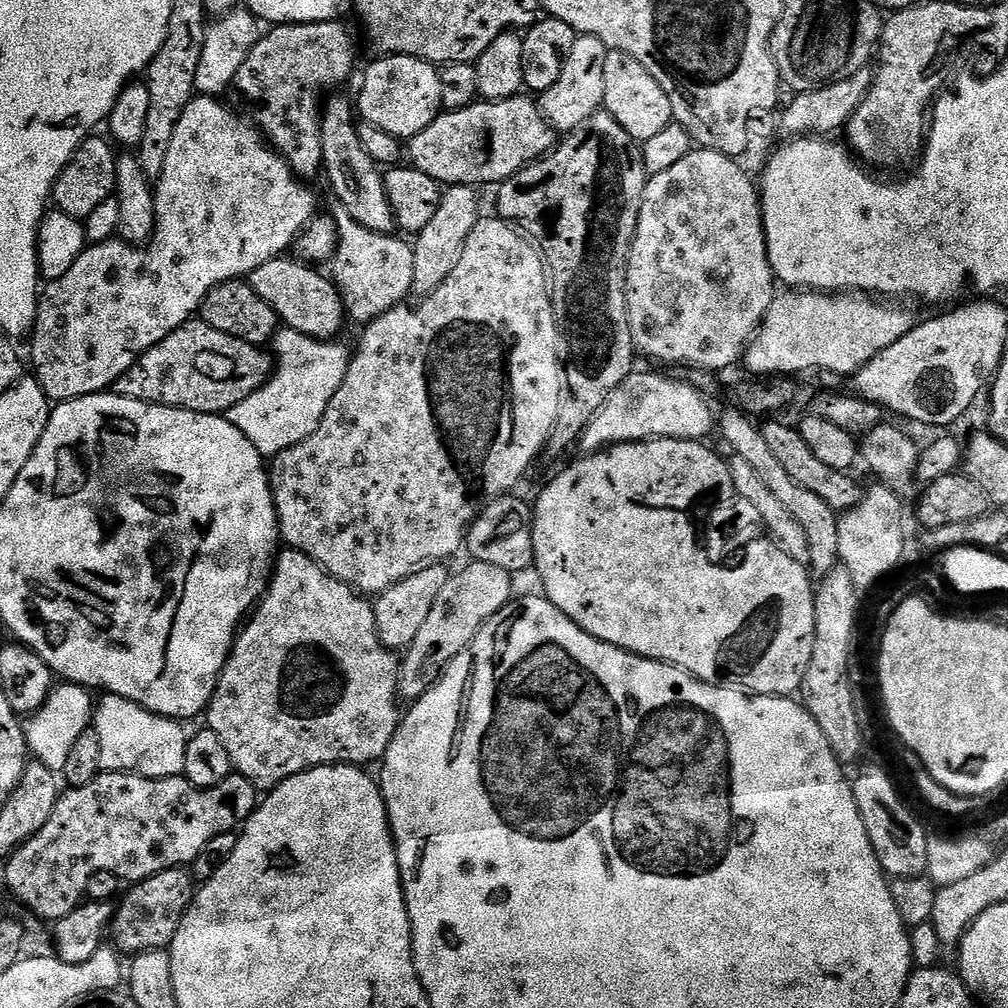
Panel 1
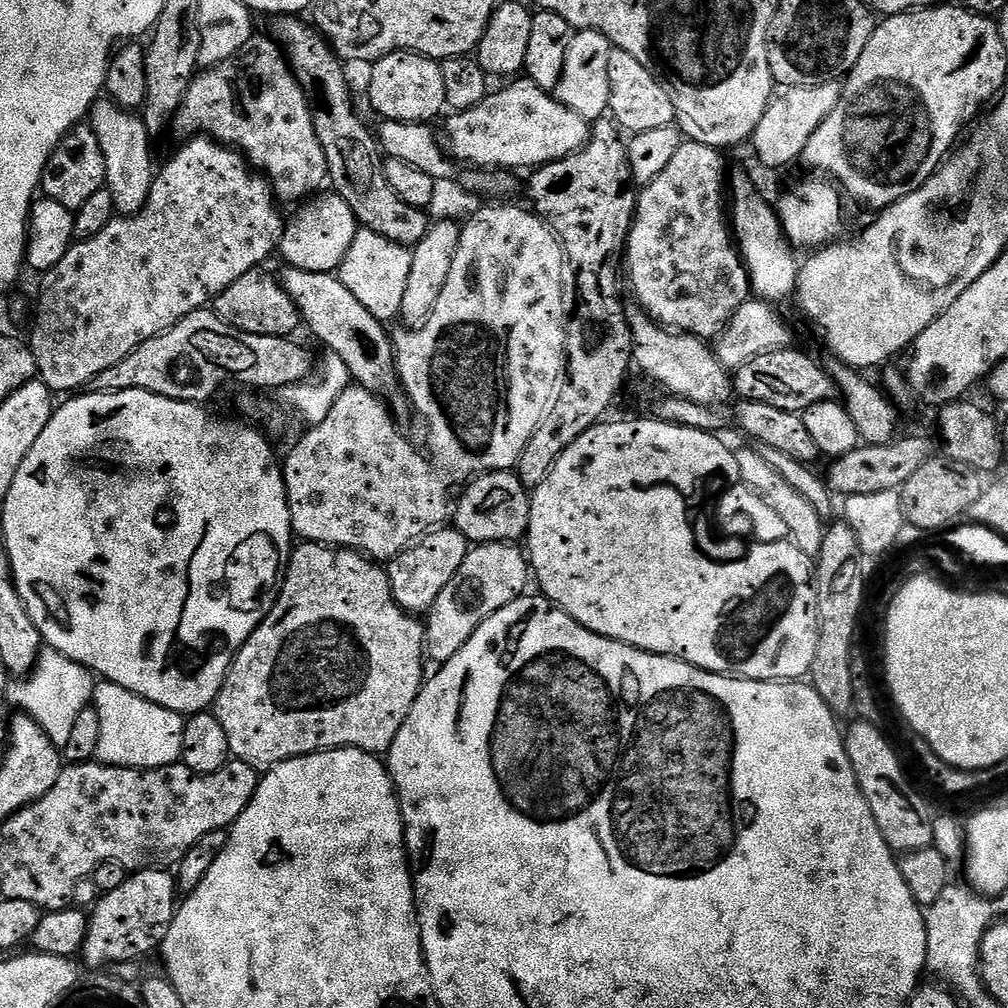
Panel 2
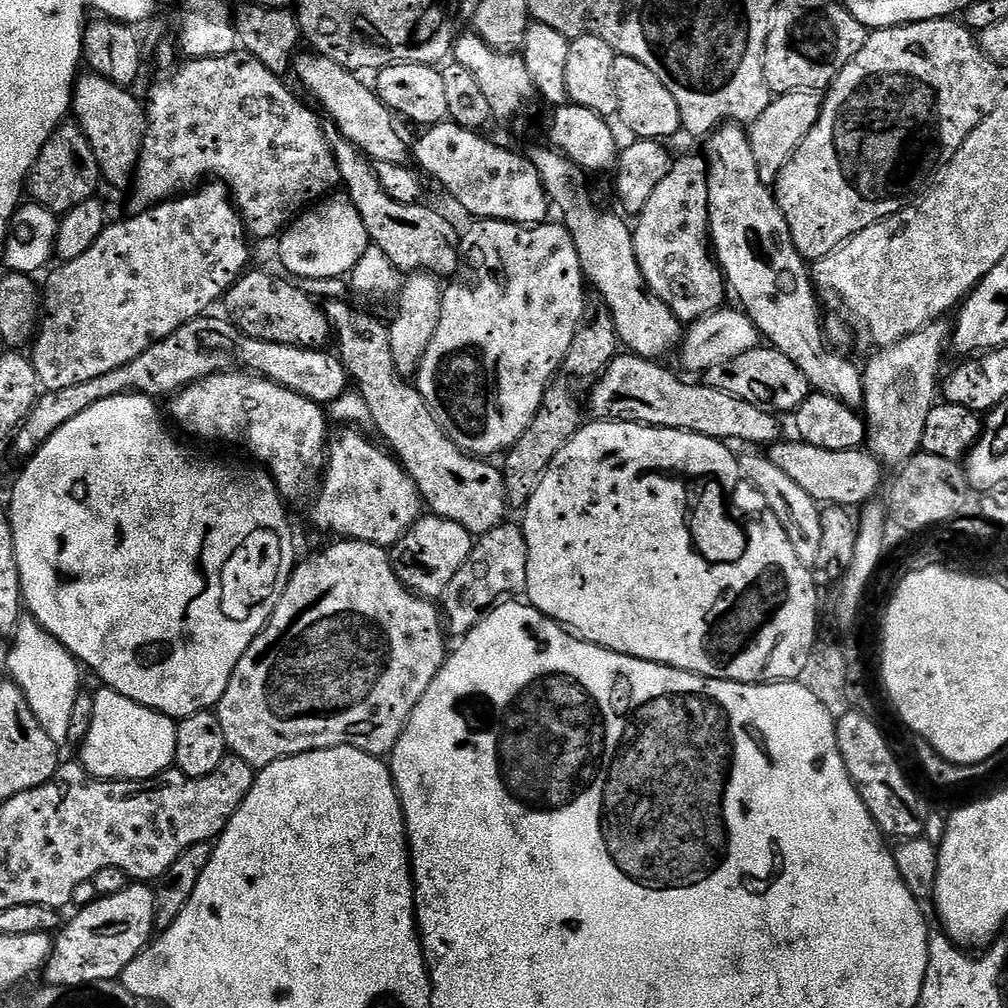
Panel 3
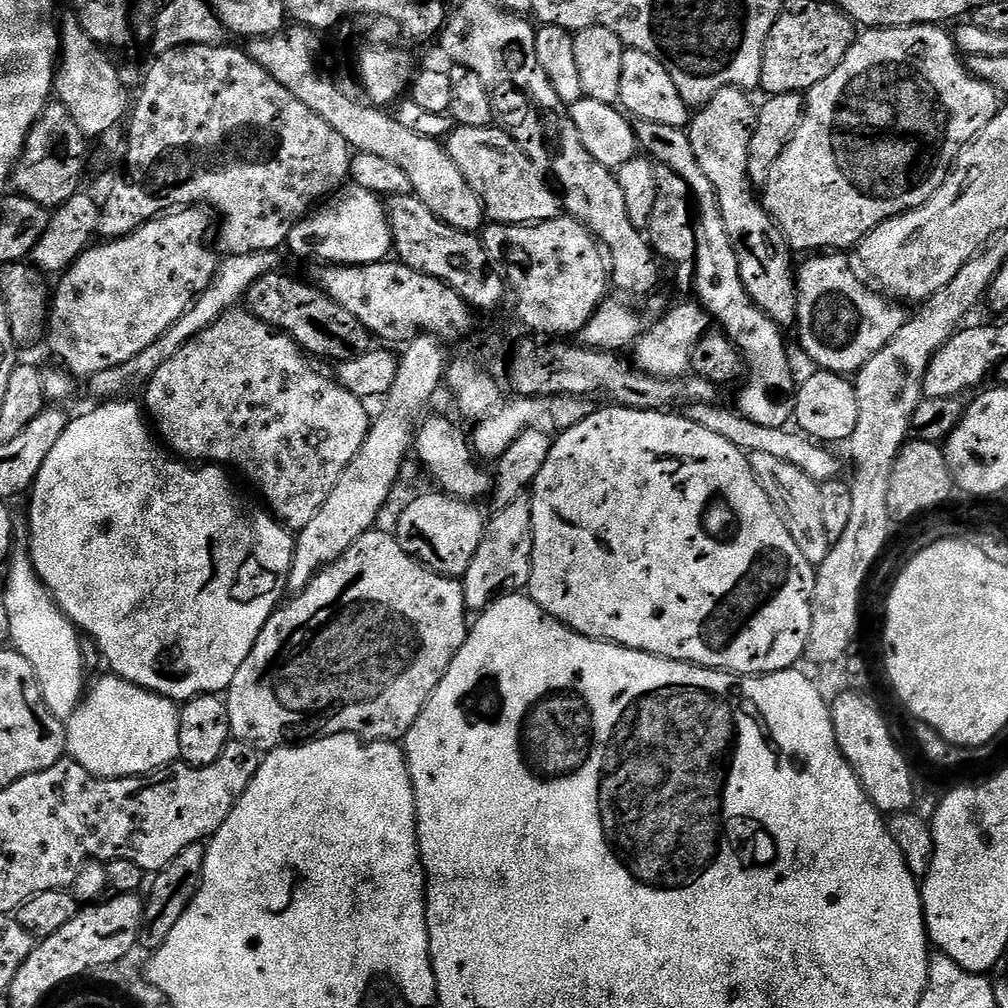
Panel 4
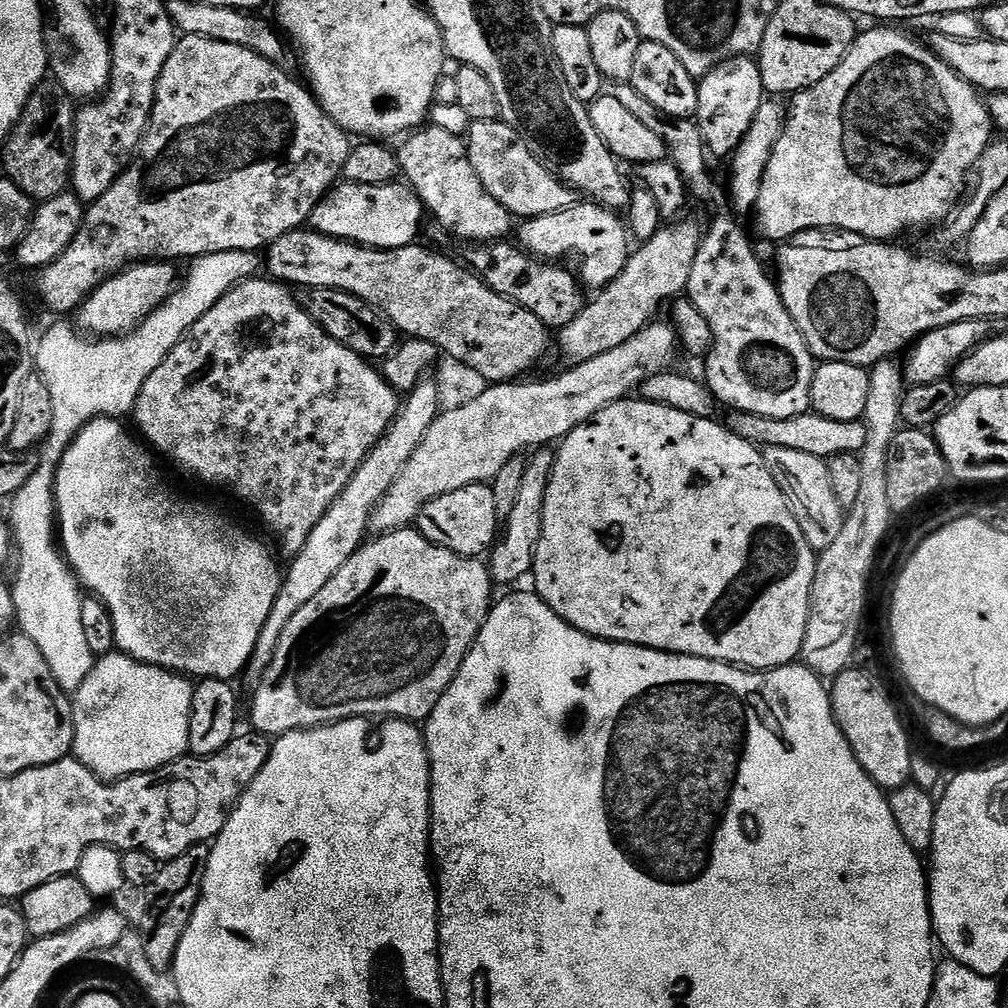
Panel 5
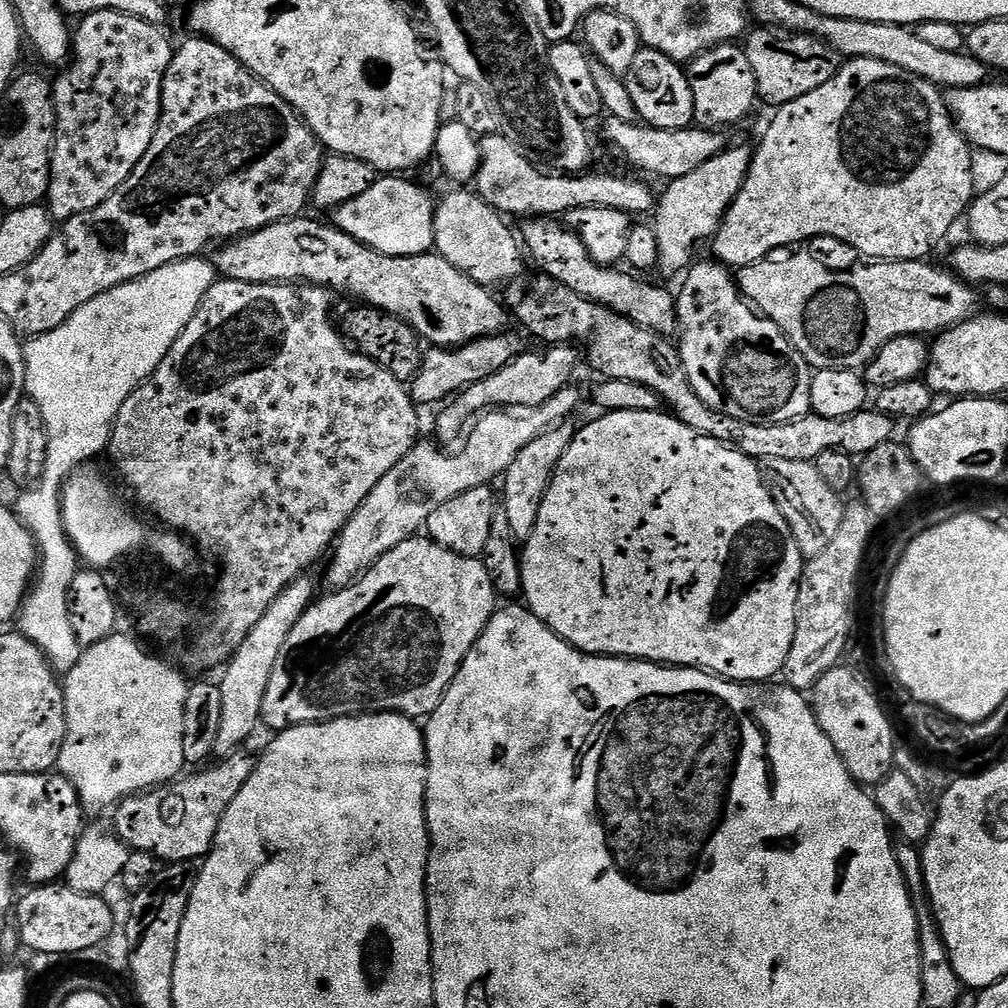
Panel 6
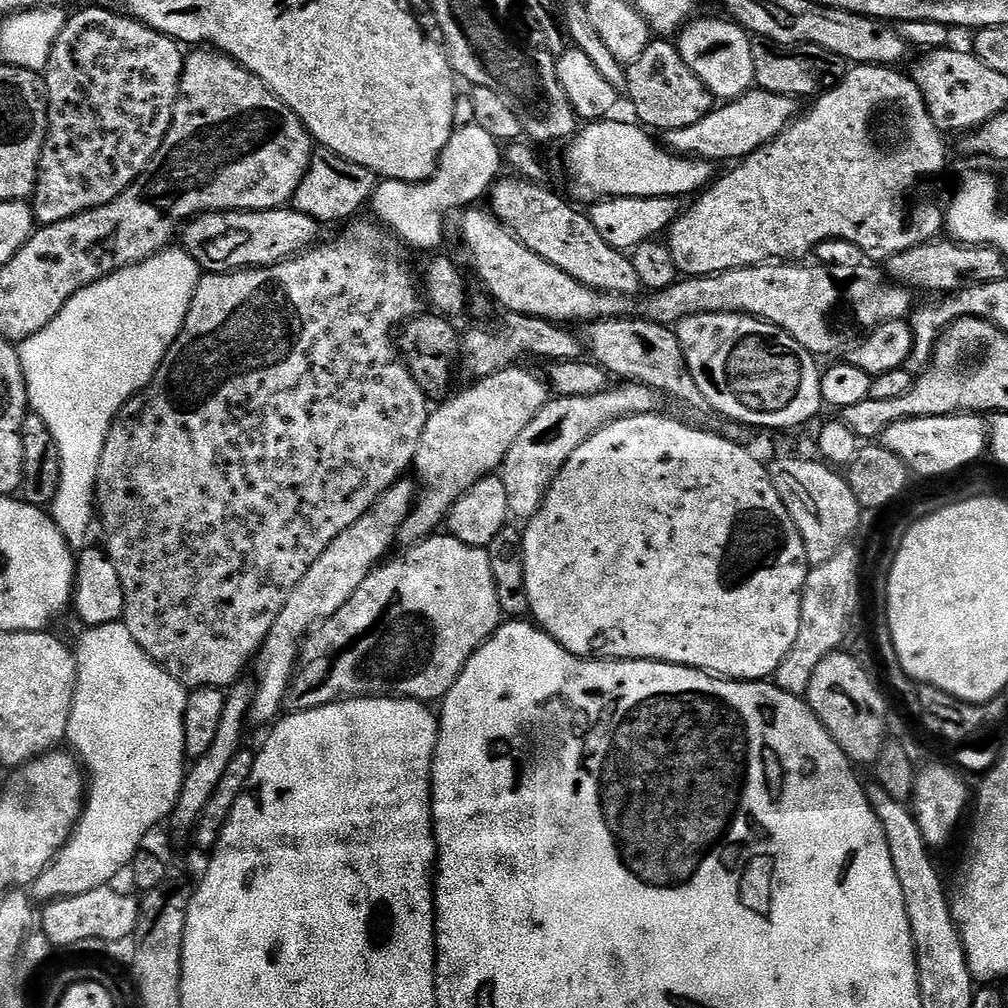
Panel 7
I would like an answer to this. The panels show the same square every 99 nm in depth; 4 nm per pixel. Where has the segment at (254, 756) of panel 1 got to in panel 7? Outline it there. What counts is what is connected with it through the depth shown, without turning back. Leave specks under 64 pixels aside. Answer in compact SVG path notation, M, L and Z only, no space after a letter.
M433 534L404 550L397 560L389 559L373 568L350 602L308 633L300 649L298 675L284 695L288 712L305 712L358 696L443 701L458 682L466 662L496 633L502 613L494 590L494 574L490 574L488 549L458 542L450 534L440 535Z

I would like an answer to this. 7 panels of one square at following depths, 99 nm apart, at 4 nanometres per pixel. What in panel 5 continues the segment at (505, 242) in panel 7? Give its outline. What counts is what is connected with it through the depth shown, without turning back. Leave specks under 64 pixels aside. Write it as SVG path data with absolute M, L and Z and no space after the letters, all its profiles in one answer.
M442 129L429 132L417 131L403 141L398 152L398 168L415 199L449 232L460 240L473 240L476 246L484 246L492 236L492 211L494 205L484 193L480 179L474 174L467 159L452 145L450 137Z

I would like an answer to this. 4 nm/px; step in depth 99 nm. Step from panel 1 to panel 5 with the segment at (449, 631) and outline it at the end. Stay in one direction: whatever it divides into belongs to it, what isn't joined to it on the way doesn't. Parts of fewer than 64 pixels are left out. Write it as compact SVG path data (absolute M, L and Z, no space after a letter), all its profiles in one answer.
M551 455L536 456L524 465L522 484L518 486L518 496L514 498L514 510L510 510L507 520L503 521L502 535L492 545L486 560L486 568L493 585L516 584L532 571L536 547L542 534L542 506L546 498L548 475L552 473L552 461Z

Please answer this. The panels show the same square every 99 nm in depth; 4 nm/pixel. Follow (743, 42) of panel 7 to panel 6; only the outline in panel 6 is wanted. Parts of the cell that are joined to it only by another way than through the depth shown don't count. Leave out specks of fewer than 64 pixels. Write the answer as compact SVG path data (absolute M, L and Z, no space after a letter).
M739 43L720 44L716 48L710 49L709 52L703 52L701 56L696 57L687 65L686 71L690 82L690 90L694 94L695 123L701 128L724 130L727 124L738 123L755 104L758 104L754 70L750 70L750 62Z

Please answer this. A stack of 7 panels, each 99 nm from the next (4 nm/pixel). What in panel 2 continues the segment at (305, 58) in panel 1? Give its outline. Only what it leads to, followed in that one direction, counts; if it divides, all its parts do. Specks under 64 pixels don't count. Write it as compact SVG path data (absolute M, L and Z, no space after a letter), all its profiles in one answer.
M280 58L269 68L264 64L244 64L233 76L230 69L221 66L204 70L193 79L192 85L186 90L182 106L176 112L175 127L189 128L192 134L207 134L211 139L231 146L243 155L253 169L263 173L273 193L281 201L304 202L315 197L323 189L320 187L329 183L328 163L322 142L318 142L318 134L314 130L310 101L304 95L287 59Z

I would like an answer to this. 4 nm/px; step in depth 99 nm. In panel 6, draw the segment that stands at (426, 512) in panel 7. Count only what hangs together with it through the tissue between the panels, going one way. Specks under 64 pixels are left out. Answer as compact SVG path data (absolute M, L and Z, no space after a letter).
M566 344L548 346L545 349L541 356L532 350L525 350L519 358L502 366L502 370L490 374L490 378L482 378L482 382L468 385L447 405L449 408L437 418L436 432L441 436L439 439L441 441L456 439L459 441L473 417L485 410L538 408L542 402L554 398L554 394L558 394L558 390L569 387L571 380L568 379L576 372L577 349Z

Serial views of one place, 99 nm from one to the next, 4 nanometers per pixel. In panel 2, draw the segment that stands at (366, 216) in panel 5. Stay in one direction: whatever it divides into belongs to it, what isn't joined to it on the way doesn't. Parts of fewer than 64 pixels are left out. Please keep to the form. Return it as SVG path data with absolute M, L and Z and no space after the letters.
M335 194L317 195L303 205L304 208L291 221L287 221L285 230L280 236L279 255L284 255L284 264L289 268L307 272L335 273L346 258L347 251L354 242L358 229L356 215L346 206L341 196Z

